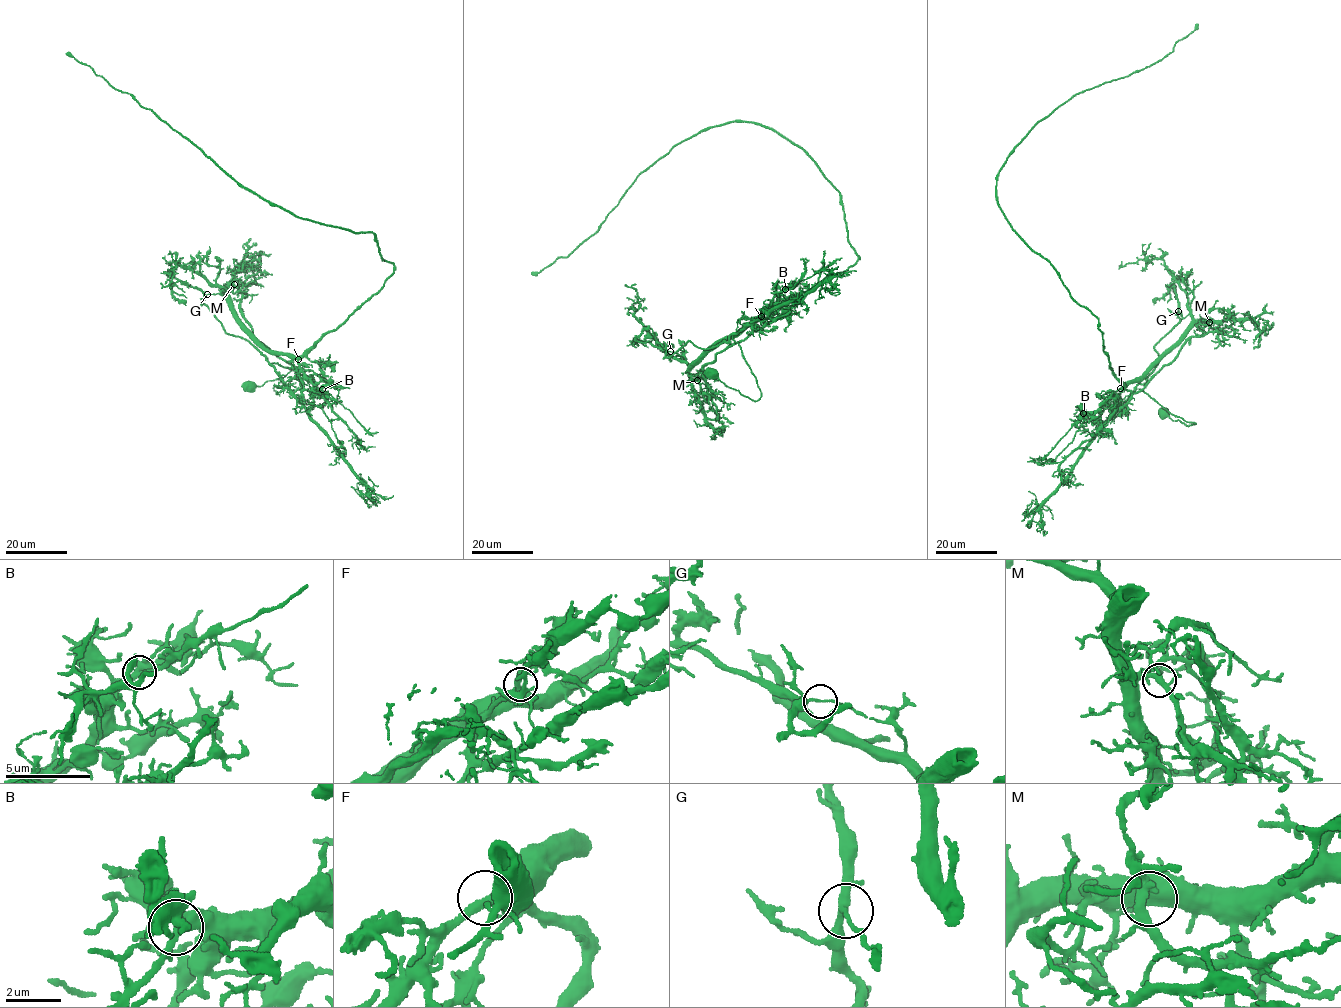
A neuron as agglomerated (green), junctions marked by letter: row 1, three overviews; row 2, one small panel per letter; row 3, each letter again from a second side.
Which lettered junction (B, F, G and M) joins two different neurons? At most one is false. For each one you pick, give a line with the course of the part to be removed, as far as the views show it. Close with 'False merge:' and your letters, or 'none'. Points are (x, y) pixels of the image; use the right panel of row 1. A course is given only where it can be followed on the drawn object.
G: course (1179, 311), (1178, 323), (1154, 347), (1159, 360), (1147, 380), (1137, 385), (1114, 411), (1040, 507), (1042, 534)
False merge: G

